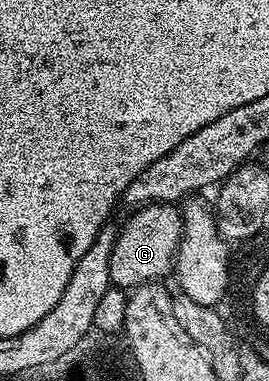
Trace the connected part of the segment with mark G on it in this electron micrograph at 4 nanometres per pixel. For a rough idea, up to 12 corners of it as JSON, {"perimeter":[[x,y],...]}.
{"perimeter":[[171,203],[119,224],[110,284],[131,289],[173,270],[183,216]]}

